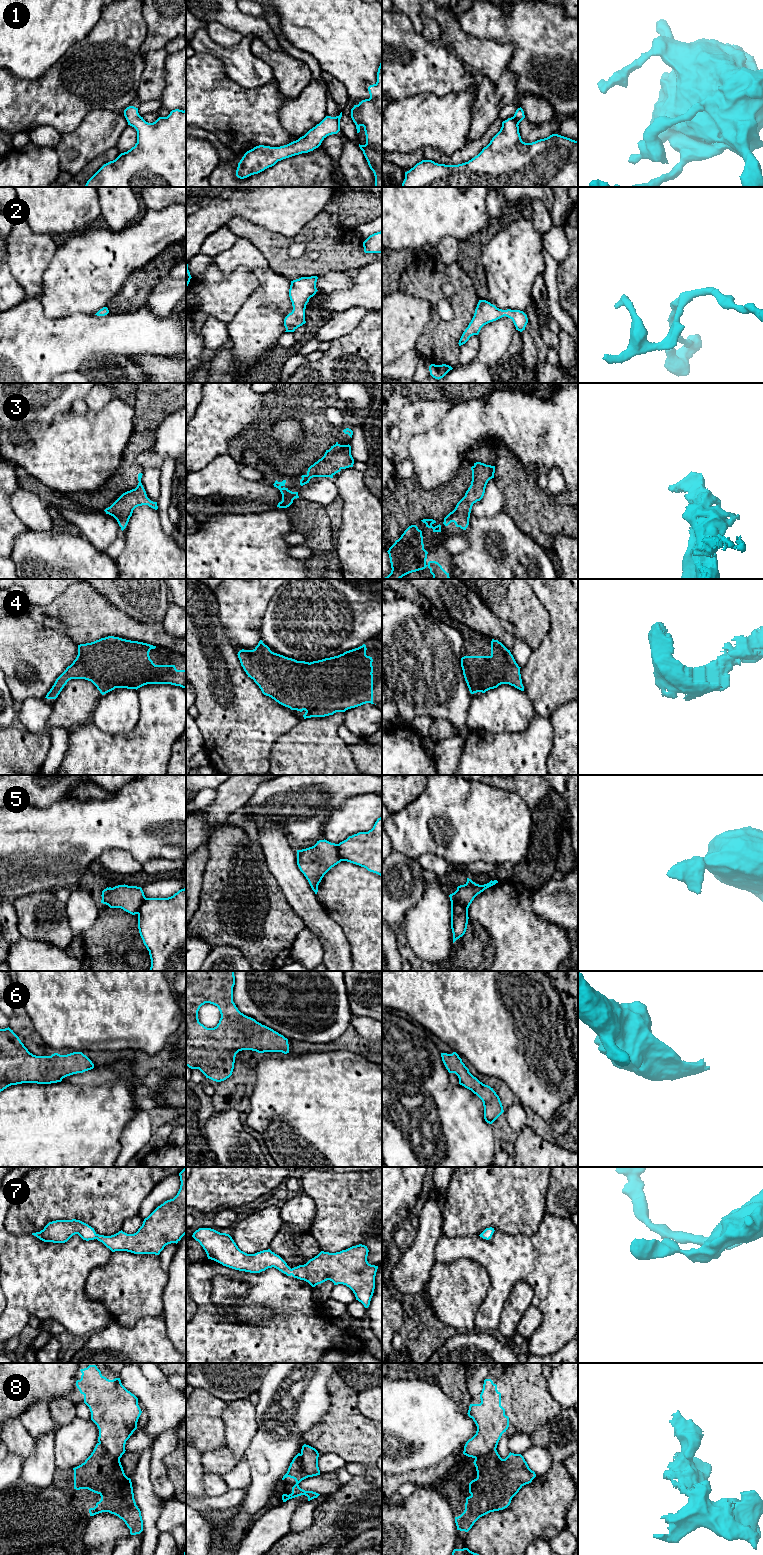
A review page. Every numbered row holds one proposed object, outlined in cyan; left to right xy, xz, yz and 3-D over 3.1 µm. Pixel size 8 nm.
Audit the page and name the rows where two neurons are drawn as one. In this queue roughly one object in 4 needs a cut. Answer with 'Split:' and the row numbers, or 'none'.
Split: 5, 8

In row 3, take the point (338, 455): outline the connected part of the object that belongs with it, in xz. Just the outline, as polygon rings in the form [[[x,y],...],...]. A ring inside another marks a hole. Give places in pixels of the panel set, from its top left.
[[[336,442],[324,456],[308,468],[307,474],[302,475],[300,485],[309,483],[313,477],[330,477],[340,472],[342,469],[353,467],[354,459],[351,455],[351,446],[340,445]]]

